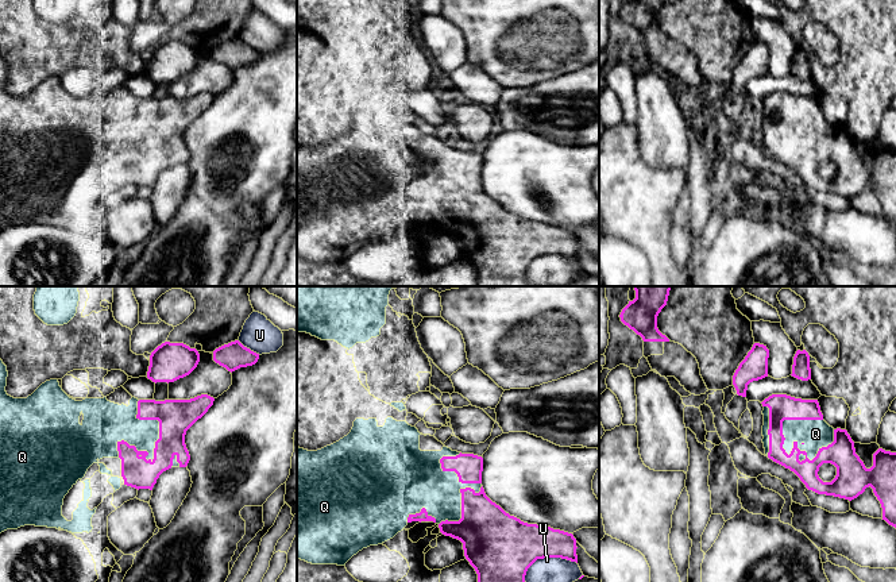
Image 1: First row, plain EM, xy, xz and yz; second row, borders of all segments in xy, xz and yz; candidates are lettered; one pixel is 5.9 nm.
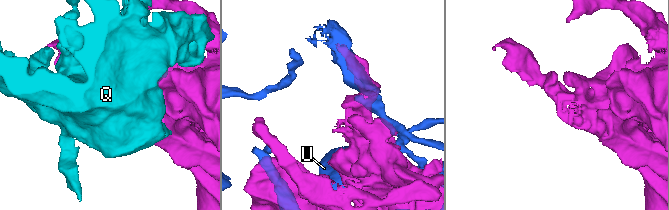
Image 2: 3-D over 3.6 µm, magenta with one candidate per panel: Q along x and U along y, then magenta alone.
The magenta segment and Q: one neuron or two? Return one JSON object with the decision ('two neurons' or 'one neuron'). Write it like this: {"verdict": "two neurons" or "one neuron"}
{"verdict": "one neuron"}

